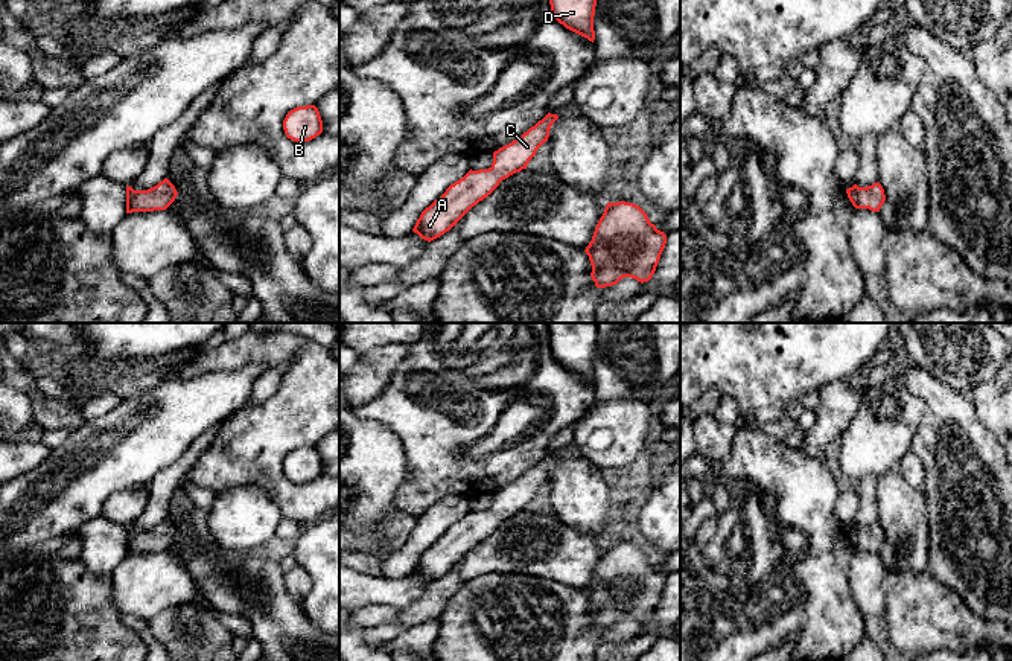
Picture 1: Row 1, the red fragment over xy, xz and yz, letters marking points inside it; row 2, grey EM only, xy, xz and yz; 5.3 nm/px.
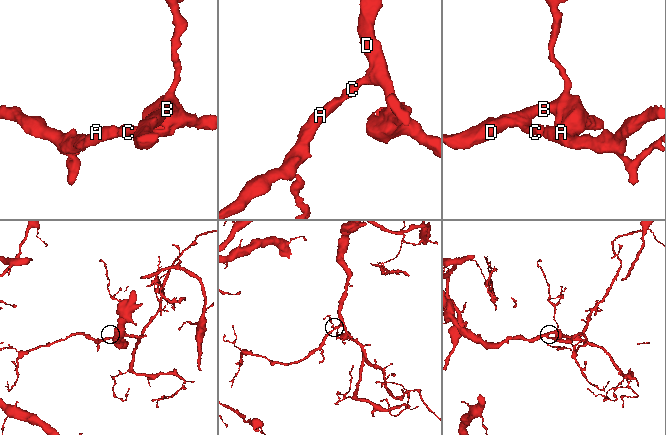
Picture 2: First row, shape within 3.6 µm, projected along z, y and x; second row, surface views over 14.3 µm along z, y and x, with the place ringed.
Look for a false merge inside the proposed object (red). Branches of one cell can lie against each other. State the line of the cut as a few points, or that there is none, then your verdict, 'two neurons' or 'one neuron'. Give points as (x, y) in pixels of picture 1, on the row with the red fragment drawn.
no cut; one neuron

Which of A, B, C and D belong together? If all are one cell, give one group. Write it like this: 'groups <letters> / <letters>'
groups A B C D

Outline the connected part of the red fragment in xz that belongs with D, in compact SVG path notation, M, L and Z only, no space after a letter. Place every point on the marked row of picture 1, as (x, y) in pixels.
M549 0L554 18L566 29L594 43L594 15L597 0Z

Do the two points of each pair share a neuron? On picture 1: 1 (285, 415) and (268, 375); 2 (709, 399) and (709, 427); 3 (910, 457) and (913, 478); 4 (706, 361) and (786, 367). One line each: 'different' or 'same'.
1: different
2: different
3: same
4: same

